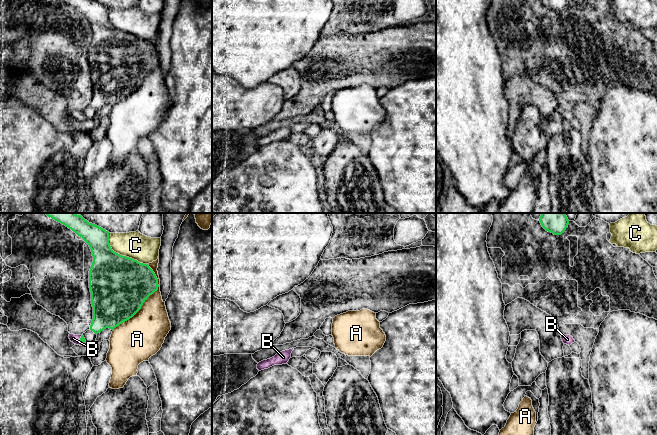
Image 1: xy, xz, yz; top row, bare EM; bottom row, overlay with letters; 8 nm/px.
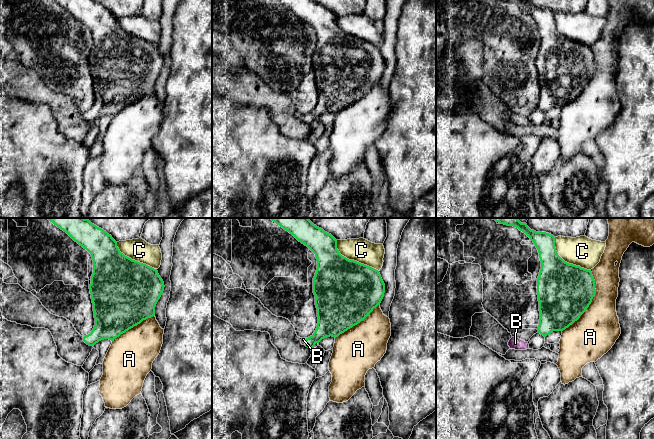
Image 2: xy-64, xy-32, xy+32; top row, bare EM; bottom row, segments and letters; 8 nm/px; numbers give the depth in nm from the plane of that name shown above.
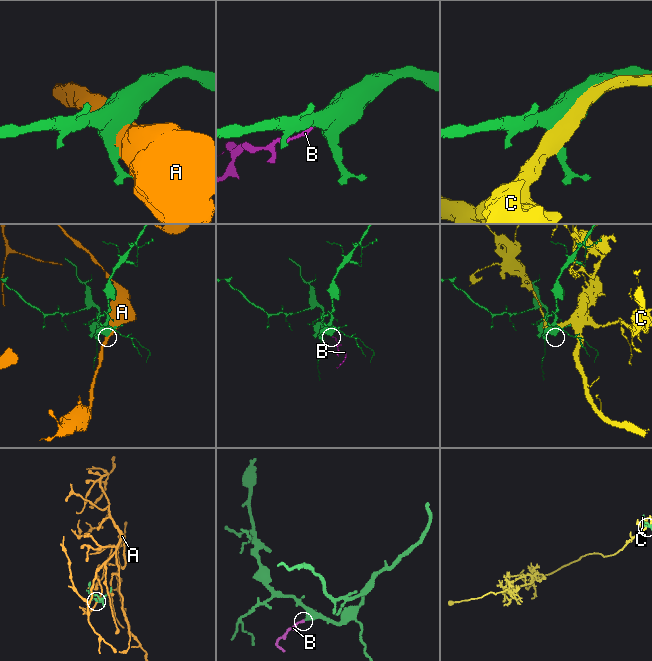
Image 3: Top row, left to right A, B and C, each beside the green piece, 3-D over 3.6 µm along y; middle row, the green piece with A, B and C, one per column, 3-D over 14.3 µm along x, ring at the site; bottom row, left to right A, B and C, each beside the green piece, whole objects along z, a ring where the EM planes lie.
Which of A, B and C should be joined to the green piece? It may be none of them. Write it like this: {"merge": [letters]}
{"merge": ["B"]}

